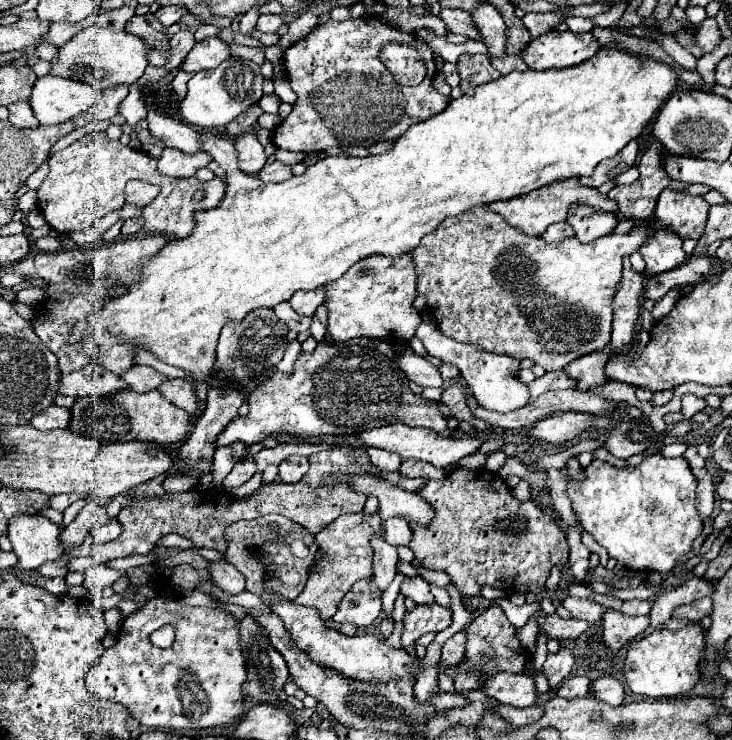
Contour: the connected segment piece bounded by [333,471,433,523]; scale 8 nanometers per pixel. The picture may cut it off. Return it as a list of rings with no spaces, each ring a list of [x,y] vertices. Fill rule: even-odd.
[[[345,471],[333,473],[333,479],[341,477],[345,477],[345,481],[355,493],[361,493],[365,497],[373,495],[379,499],[377,513],[381,519],[403,517],[407,521],[417,521],[417,523],[429,523],[433,519],[433,511],[429,509],[425,499],[421,499],[417,493],[403,491],[397,485],[377,475],[373,477],[369,473],[345,473]]]

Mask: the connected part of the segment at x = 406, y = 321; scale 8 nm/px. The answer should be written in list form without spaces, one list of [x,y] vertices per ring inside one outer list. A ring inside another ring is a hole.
[[[409,253],[405,257],[367,257],[343,273],[337,281],[331,281],[327,289],[329,305],[329,335],[333,341],[347,341],[353,337],[383,339],[389,343],[405,343],[415,337],[415,329],[421,323],[419,311],[413,309],[415,289],[413,261]]]

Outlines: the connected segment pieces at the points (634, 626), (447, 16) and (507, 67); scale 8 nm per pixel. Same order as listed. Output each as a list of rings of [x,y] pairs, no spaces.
[[[609,609],[603,615],[603,641],[615,655],[625,643],[633,641],[649,627],[649,615],[645,617],[631,617],[621,613],[619,609]]]
[[[463,9],[441,11],[439,17],[445,21],[447,33],[461,33],[461,35],[467,35],[469,39],[479,39],[477,27],[473,25],[473,19],[467,11],[463,11]]]
[[[505,55],[505,57],[499,57],[499,59],[491,59],[491,63],[493,63],[495,69],[501,71],[501,75],[507,75],[511,71],[525,71],[525,69],[529,69],[525,65],[525,61],[521,61],[519,55]]]

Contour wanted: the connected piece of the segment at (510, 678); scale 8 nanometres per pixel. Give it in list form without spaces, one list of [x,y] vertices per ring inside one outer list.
[[[495,673],[481,687],[485,695],[513,707],[531,707],[537,701],[537,689],[531,675],[515,673]]]

